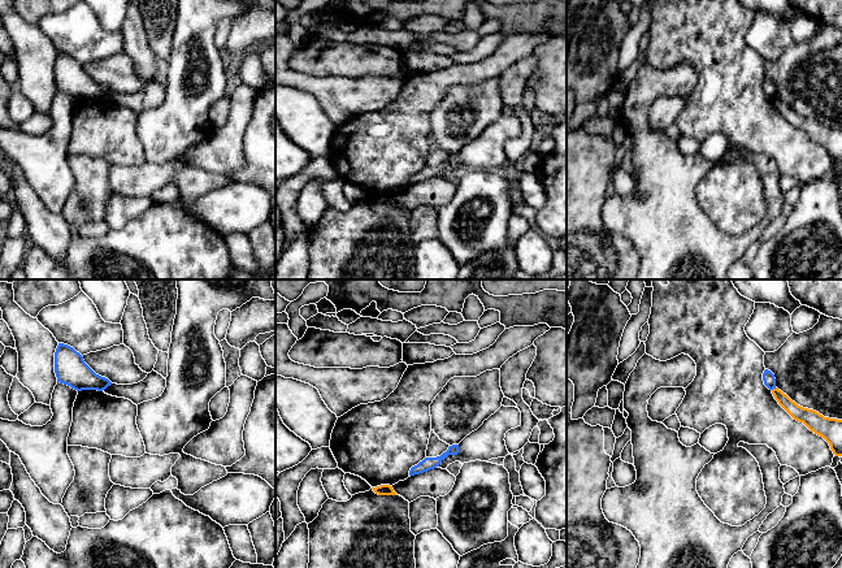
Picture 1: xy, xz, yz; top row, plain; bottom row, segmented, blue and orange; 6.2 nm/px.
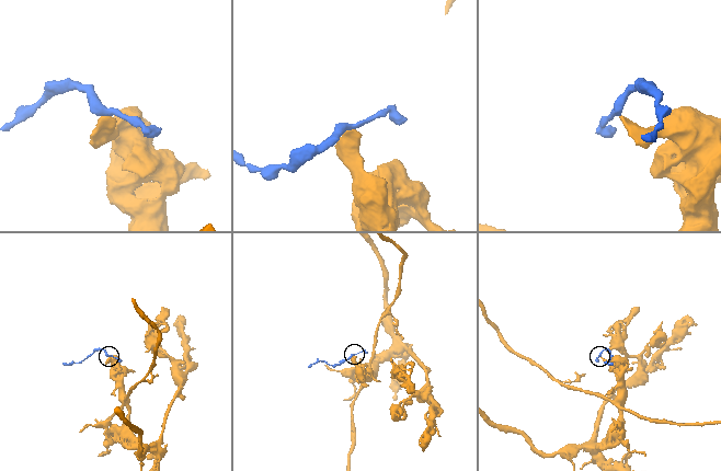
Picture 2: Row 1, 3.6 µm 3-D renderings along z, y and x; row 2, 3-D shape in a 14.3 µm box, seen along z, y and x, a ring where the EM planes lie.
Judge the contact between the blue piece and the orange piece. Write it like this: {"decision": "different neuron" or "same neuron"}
{"decision": "different neuron"}

